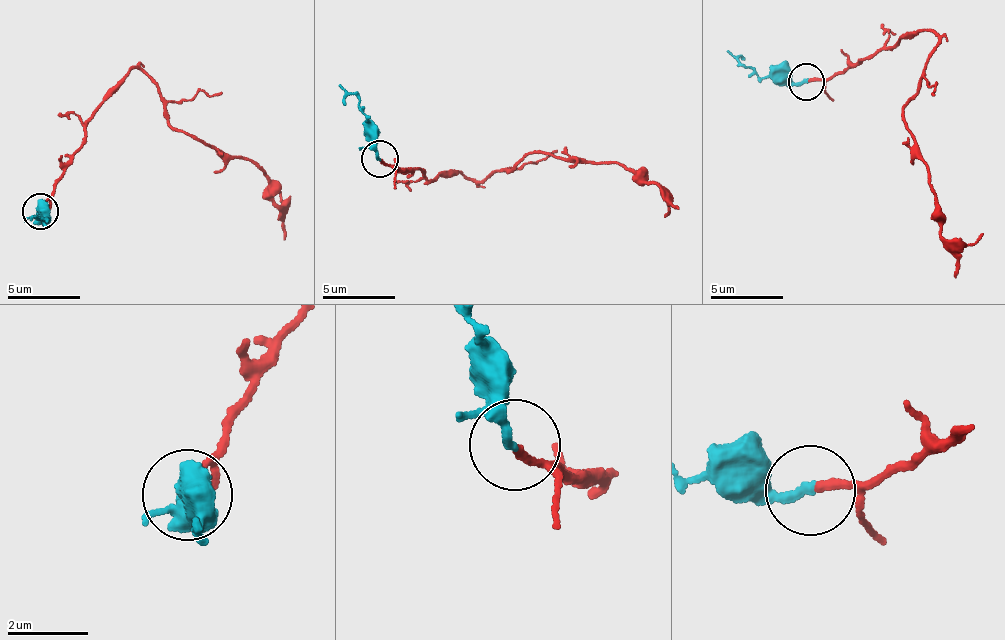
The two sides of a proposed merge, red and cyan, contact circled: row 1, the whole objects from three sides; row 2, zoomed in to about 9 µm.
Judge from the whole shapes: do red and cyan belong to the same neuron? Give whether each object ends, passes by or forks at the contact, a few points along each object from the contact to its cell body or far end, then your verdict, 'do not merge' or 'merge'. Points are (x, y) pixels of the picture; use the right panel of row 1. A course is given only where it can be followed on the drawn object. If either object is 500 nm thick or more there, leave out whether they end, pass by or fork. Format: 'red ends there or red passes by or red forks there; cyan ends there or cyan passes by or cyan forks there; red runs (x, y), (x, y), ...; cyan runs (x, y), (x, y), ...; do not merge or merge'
red ends there; cyan ends there; red runs (808, 80), (933, 32), (903, 111), (932, 184), (943, 249), (956, 260), (953, 277); cyan runs (805, 80), (780, 86), (753, 73), (727, 50); merge

